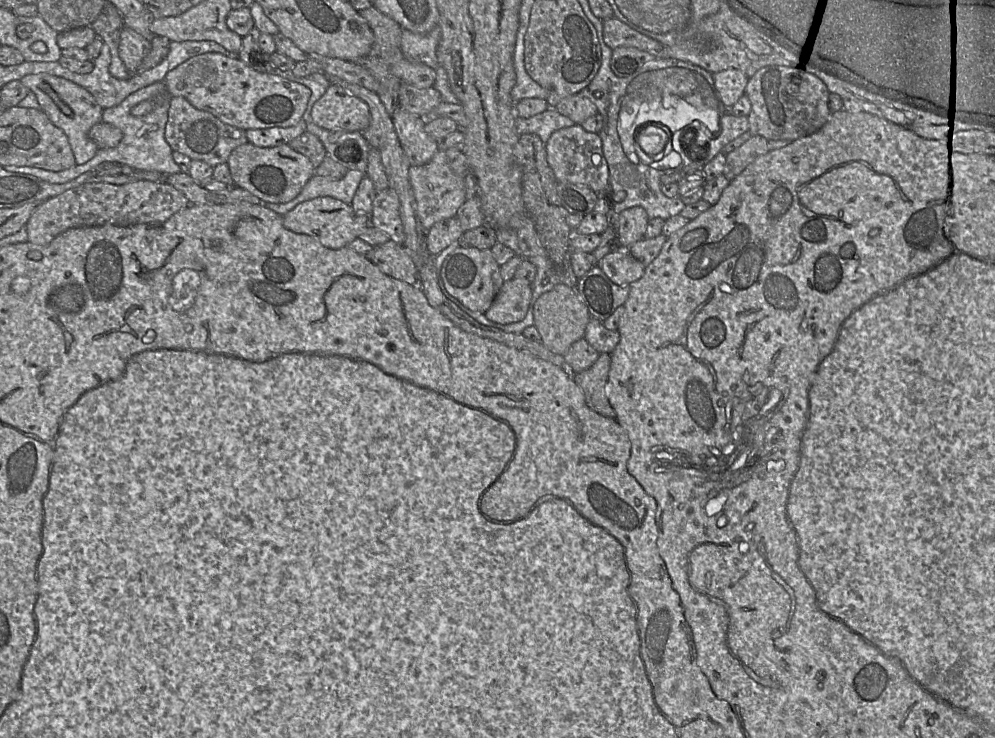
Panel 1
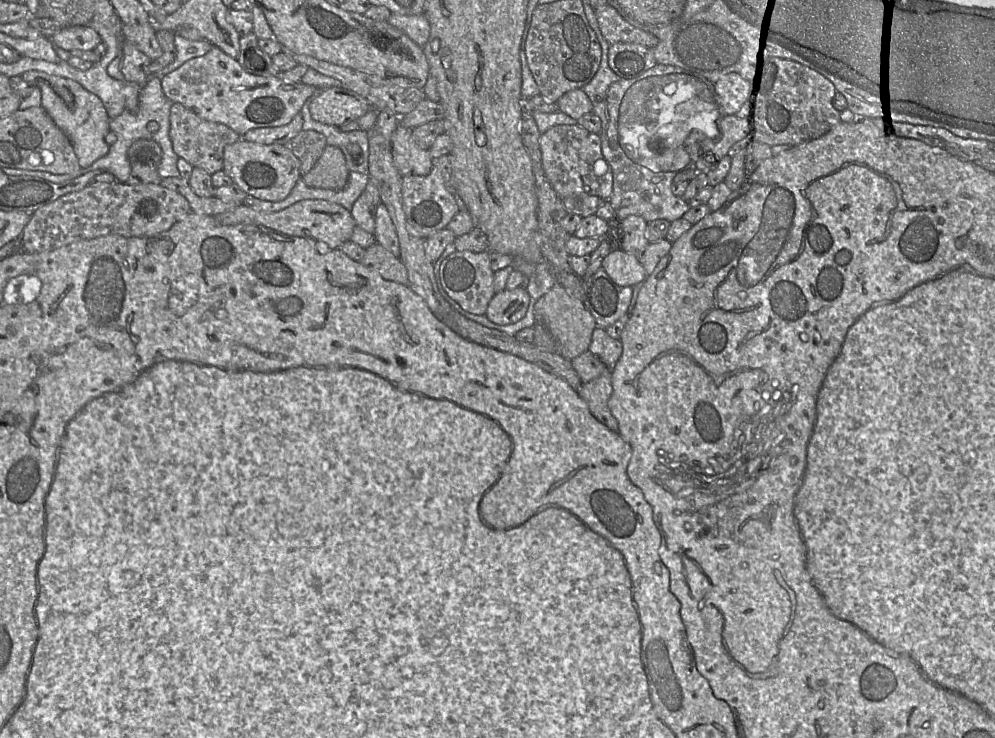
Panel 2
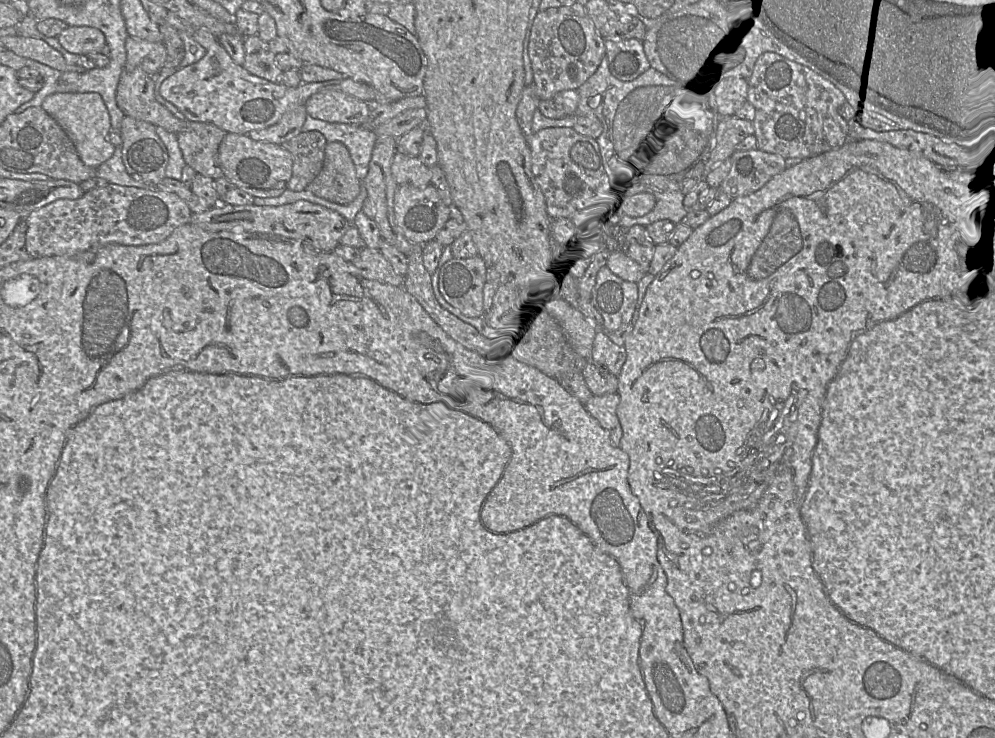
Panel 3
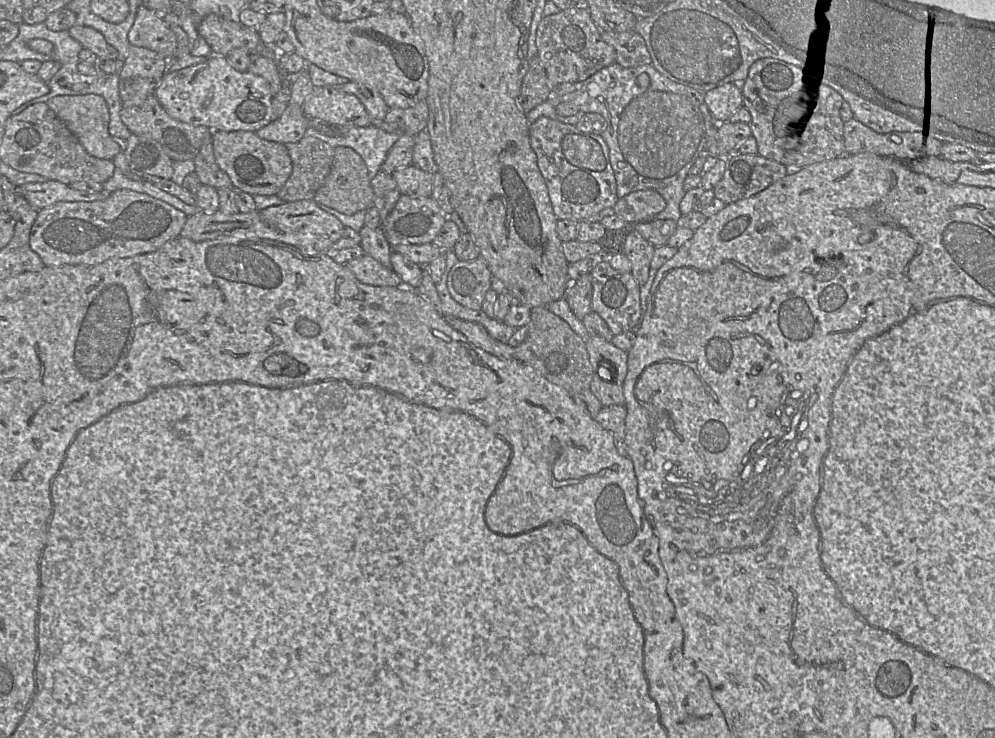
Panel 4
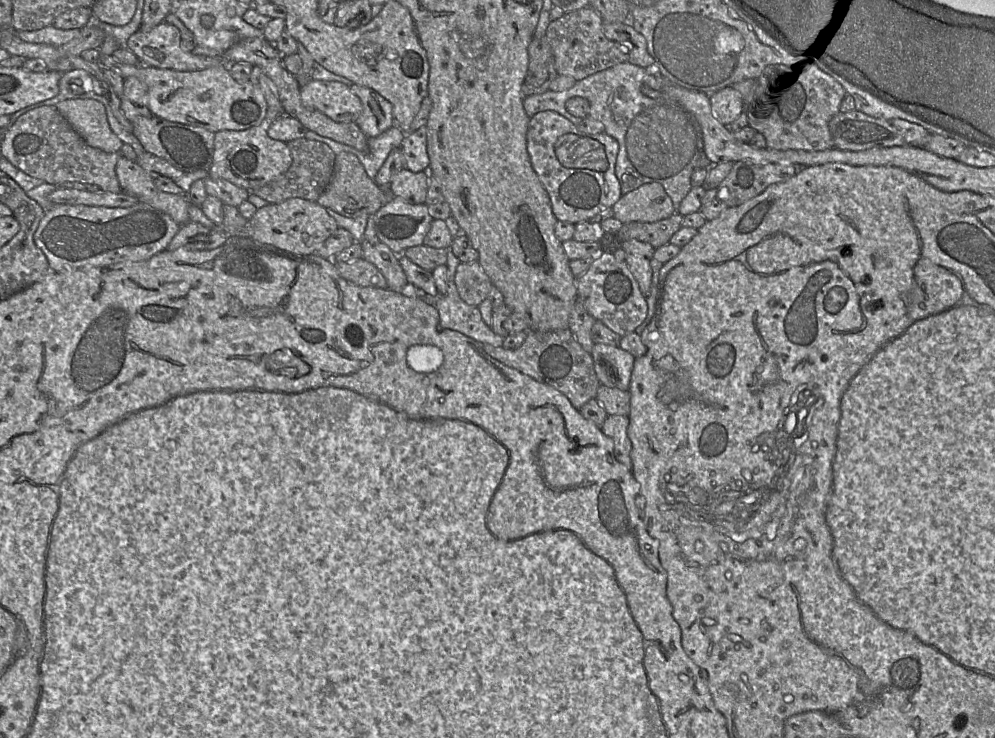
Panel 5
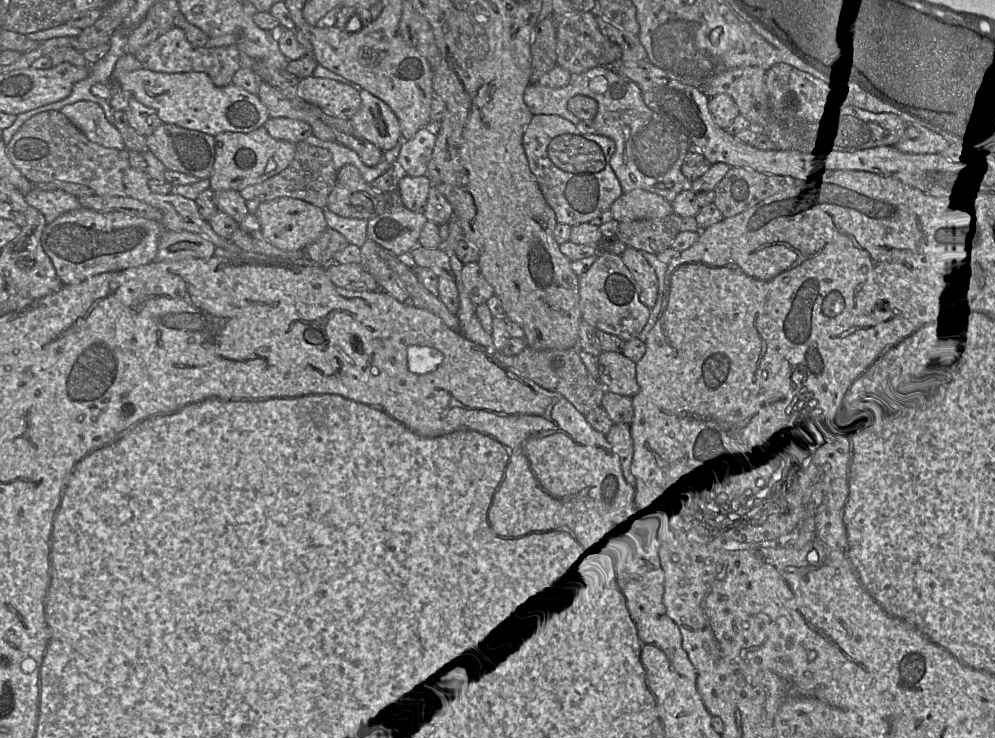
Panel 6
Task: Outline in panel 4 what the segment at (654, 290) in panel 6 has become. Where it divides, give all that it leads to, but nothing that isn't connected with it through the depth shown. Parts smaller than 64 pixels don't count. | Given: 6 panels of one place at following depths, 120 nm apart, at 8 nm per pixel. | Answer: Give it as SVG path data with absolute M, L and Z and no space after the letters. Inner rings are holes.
M629 229L624 246L624 255L631 262L631 274L640 287L648 280L655 248L637 232Z

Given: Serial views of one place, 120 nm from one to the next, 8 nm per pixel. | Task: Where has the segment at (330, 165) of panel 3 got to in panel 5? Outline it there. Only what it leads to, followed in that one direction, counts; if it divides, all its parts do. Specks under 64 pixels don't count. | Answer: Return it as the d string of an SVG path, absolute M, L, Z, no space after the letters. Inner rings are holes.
M340 152L335 156L331 181L318 198L317 203L341 216L356 218L362 215L368 215L368 217L375 215L386 201L387 197L383 188L379 187L374 180L368 177L359 159L352 153Z

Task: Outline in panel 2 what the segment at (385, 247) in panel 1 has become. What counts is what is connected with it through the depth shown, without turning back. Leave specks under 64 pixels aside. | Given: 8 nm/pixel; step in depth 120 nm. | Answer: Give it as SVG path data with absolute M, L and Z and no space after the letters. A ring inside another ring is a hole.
M377 242L365 249L363 265L379 273L382 278L388 281L408 285L408 272L400 257L393 255Z

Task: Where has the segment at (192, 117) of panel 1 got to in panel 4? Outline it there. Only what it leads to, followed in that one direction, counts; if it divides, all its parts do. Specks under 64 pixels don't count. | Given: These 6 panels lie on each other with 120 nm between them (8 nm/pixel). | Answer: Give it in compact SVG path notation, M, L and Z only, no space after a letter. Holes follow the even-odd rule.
M212 139L204 141L193 162L194 173L197 174L201 184L211 186L216 190L233 187L229 176L216 163Z

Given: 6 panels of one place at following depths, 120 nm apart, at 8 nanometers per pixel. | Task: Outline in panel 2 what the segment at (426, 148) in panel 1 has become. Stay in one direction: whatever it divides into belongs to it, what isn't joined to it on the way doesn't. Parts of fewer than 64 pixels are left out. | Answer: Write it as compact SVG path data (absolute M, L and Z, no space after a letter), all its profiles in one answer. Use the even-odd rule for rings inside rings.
M399 124L392 138L395 166L405 176L427 176L434 167L429 150L420 148L414 141L412 129Z

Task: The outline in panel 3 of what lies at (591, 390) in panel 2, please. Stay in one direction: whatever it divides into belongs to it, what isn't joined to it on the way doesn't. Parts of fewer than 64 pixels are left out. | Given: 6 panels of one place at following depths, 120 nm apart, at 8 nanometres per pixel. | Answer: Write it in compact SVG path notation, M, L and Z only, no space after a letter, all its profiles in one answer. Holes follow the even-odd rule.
M617 392L601 396L592 395L584 404L587 412L609 432L610 440L616 447L620 447L622 427L617 417L617 407L620 397Z

